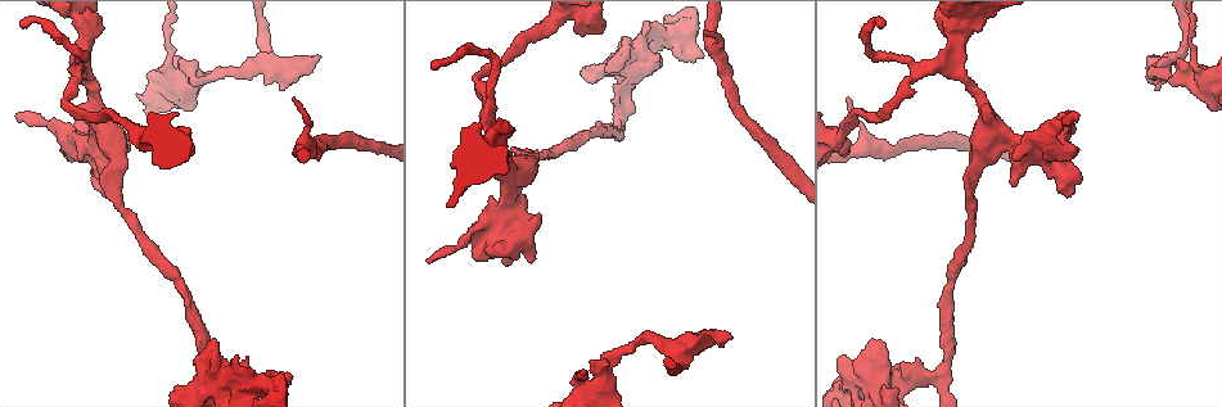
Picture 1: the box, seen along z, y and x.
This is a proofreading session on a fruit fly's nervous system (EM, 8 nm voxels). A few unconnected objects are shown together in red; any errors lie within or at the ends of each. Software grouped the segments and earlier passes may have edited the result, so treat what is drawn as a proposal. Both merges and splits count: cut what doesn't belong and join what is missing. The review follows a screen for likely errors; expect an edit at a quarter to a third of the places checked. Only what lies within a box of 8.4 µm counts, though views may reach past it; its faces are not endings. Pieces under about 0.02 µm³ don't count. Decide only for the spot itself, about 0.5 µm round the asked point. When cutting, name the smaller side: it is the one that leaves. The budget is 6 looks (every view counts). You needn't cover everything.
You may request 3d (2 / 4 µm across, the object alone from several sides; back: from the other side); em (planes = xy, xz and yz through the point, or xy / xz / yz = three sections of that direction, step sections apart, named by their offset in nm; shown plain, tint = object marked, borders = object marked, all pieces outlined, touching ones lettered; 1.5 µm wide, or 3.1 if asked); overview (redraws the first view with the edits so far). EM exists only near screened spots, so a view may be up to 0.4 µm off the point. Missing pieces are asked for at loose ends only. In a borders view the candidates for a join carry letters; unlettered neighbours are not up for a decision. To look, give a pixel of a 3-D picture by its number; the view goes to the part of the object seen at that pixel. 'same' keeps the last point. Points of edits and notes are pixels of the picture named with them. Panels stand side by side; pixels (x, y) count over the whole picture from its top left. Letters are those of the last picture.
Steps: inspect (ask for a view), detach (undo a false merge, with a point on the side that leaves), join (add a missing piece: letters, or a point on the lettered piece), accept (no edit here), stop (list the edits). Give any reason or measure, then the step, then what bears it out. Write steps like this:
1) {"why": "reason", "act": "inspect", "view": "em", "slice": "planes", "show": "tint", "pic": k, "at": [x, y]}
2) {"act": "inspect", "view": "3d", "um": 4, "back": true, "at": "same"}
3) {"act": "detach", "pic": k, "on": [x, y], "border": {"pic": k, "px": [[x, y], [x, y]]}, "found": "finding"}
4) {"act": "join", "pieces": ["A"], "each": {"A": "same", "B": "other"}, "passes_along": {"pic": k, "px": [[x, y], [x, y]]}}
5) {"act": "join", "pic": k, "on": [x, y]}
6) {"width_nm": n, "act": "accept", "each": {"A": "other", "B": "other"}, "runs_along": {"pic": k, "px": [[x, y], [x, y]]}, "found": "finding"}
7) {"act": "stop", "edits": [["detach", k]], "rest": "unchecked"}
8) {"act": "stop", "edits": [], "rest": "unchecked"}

{"why": "tapers out", "act": "inspect", "view": "3d", "um": 4, "pic": 1, "at": [1075, 118]}

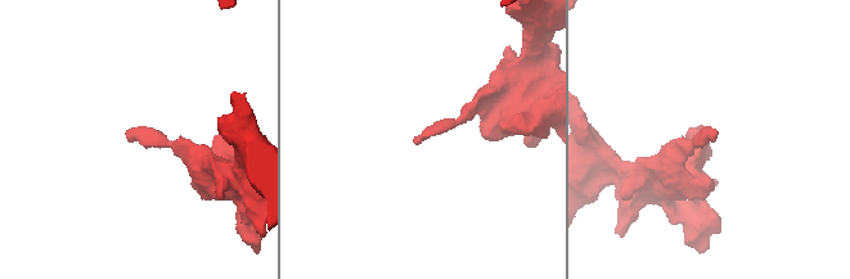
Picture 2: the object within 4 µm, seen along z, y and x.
{"why": "now the EM", "act": "inspect", "view": "em", "slice": "planes", "show": "tint", "pic": 2, "at": [716, 134]}

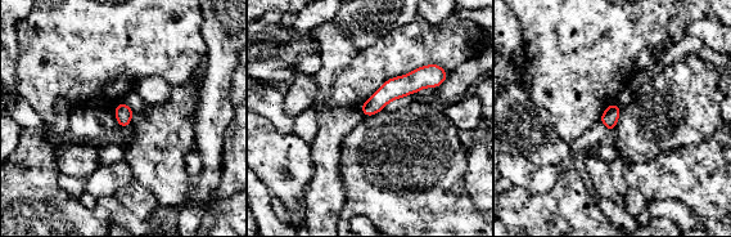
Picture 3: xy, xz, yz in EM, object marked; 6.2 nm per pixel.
{"why": "what lies round it", "act": "inspect", "view": "em", "slice": "planes", "show": "borders", "at": "same"}

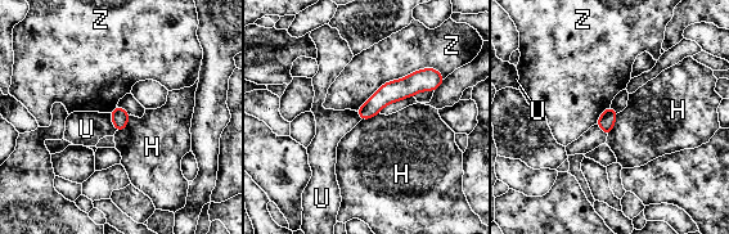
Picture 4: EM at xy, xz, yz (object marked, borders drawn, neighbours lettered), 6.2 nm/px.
{"width_nm": 110, "act": "accept", "each": {"H": "other", "U": "other", "Z": "other"}, "border": {"pic": 4, "px": [[617, 113], [613, 127], [607, 136]]}, "found": "no lettered piece goes on from it"}

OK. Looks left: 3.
{"why": "a fork", "act": "inspect", "view": "3d", "um": 2, "pic": 1, "at": [262, 63]}

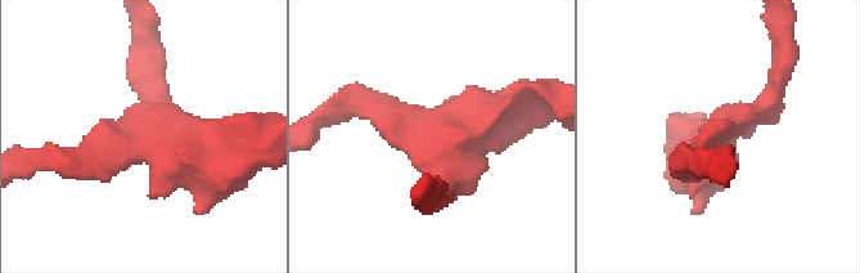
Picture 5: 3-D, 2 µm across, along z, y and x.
{"arms": 3, "why": "need the tissue", "act": "inspect", "view": "em", "slice": "xy", "step": 8, "show": "tint", "pic": 5, "at": [143, 137]}

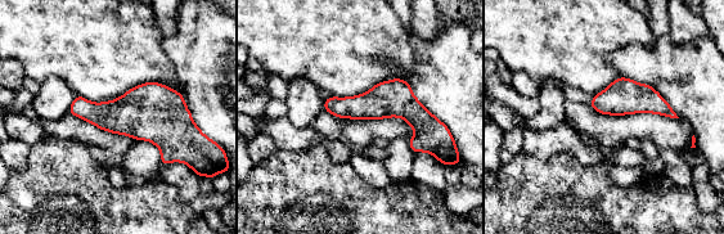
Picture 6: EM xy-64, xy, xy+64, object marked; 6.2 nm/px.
{"why": "another direction", "act": "inspect", "view": "em", "slice": "planes", "show": "borders", "at": "same"}

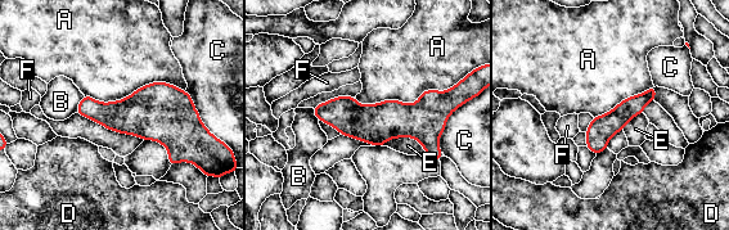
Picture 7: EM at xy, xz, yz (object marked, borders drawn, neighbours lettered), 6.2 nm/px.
{"act": "accept", "each": {"A": "other", "B": "other", "C": "other", "D": "other", "E": "other", "F": "other"}, "border": {"pic": 7, "px": [[460, 81], [413, 103], [354, 99]]}, "found": "one cell here"}

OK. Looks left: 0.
{"act": "stop", "edits": [], "rest": "unchecked"}

